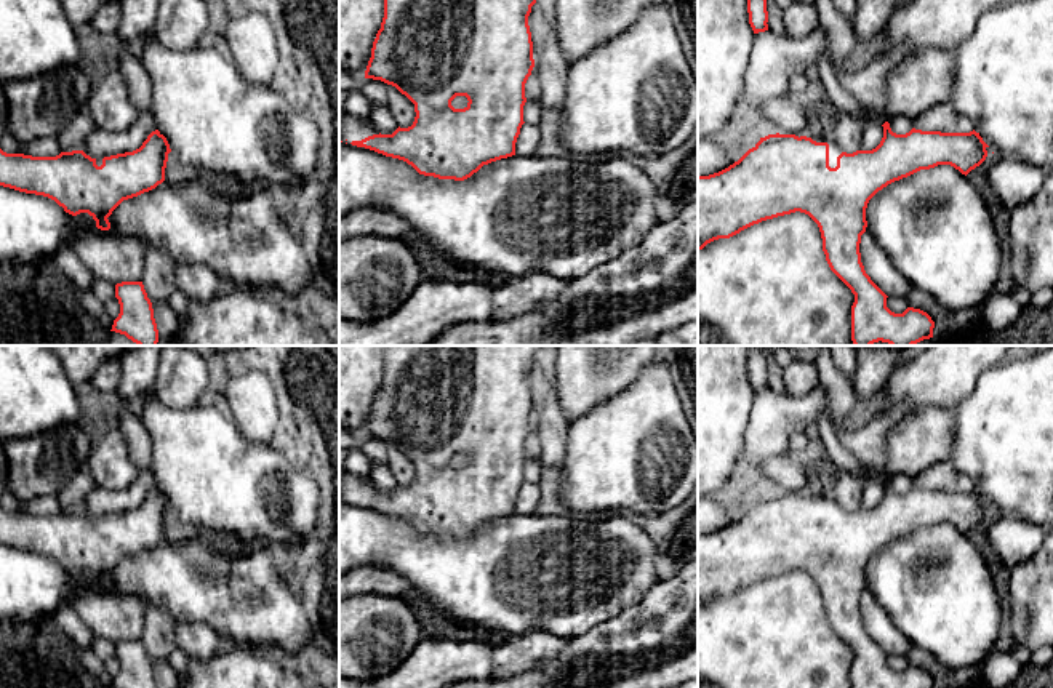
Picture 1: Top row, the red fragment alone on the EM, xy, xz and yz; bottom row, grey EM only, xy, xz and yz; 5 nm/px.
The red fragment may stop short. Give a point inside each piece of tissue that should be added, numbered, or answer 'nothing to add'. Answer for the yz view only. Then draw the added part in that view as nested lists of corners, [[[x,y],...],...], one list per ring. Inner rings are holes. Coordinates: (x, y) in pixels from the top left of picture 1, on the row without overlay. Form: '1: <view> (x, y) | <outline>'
1: yz (834, 509) | [[[816,494],[816,496],[811,496],[813,499],[816,501],[827,501],[829,502],[829,525],[831,526],[835,526],[837,525],[837,515],[843,510],[834,496],[831,494]]]

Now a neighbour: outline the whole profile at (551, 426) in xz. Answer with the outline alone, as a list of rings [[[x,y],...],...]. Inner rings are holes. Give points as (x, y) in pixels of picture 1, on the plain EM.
[[[536,362],[531,365],[528,384],[533,400],[533,427],[541,442],[539,462],[543,469],[551,469],[559,474],[565,464],[565,440],[570,422],[560,408],[557,392]]]

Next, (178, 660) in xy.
[[[178,646],[171,651],[168,662],[173,667],[173,670],[178,674],[178,677],[187,672],[189,658]]]

